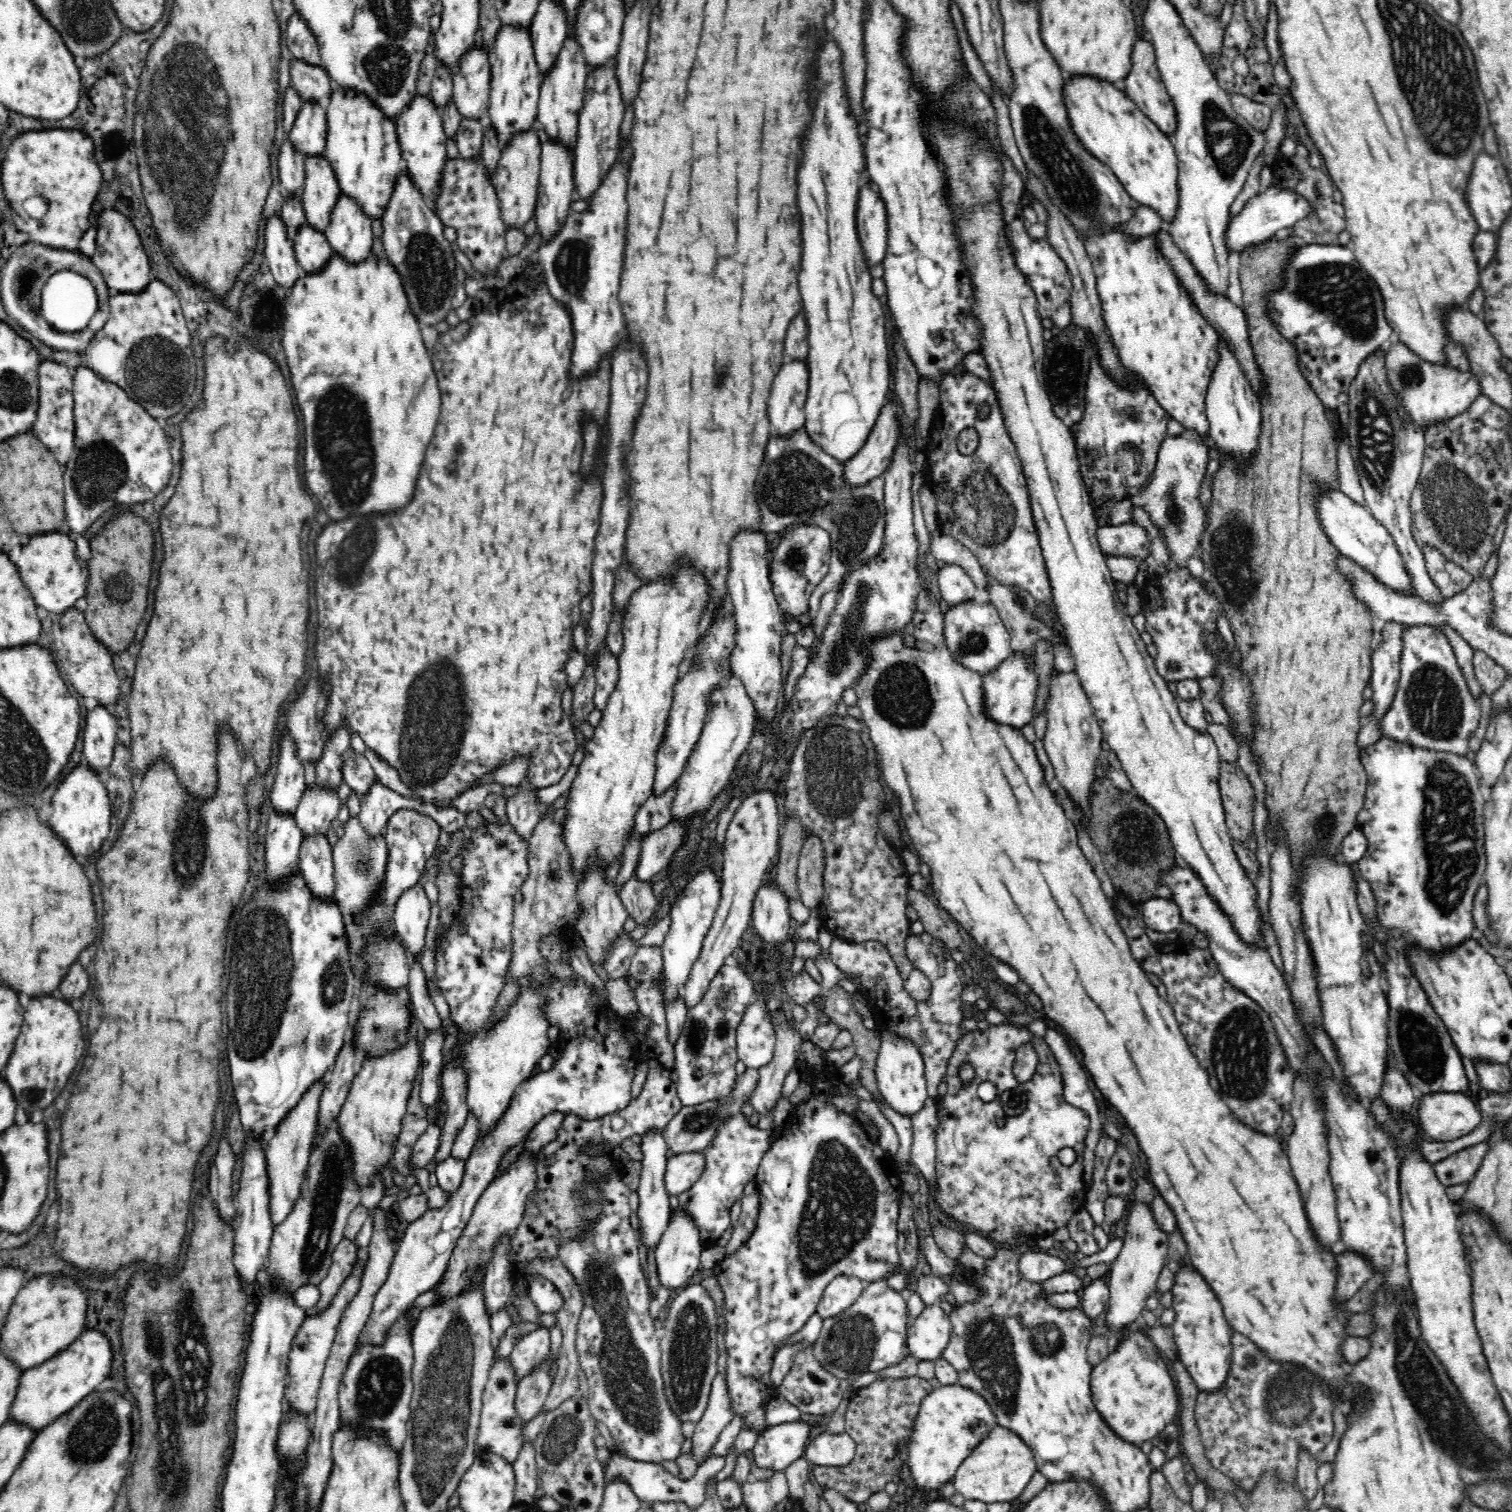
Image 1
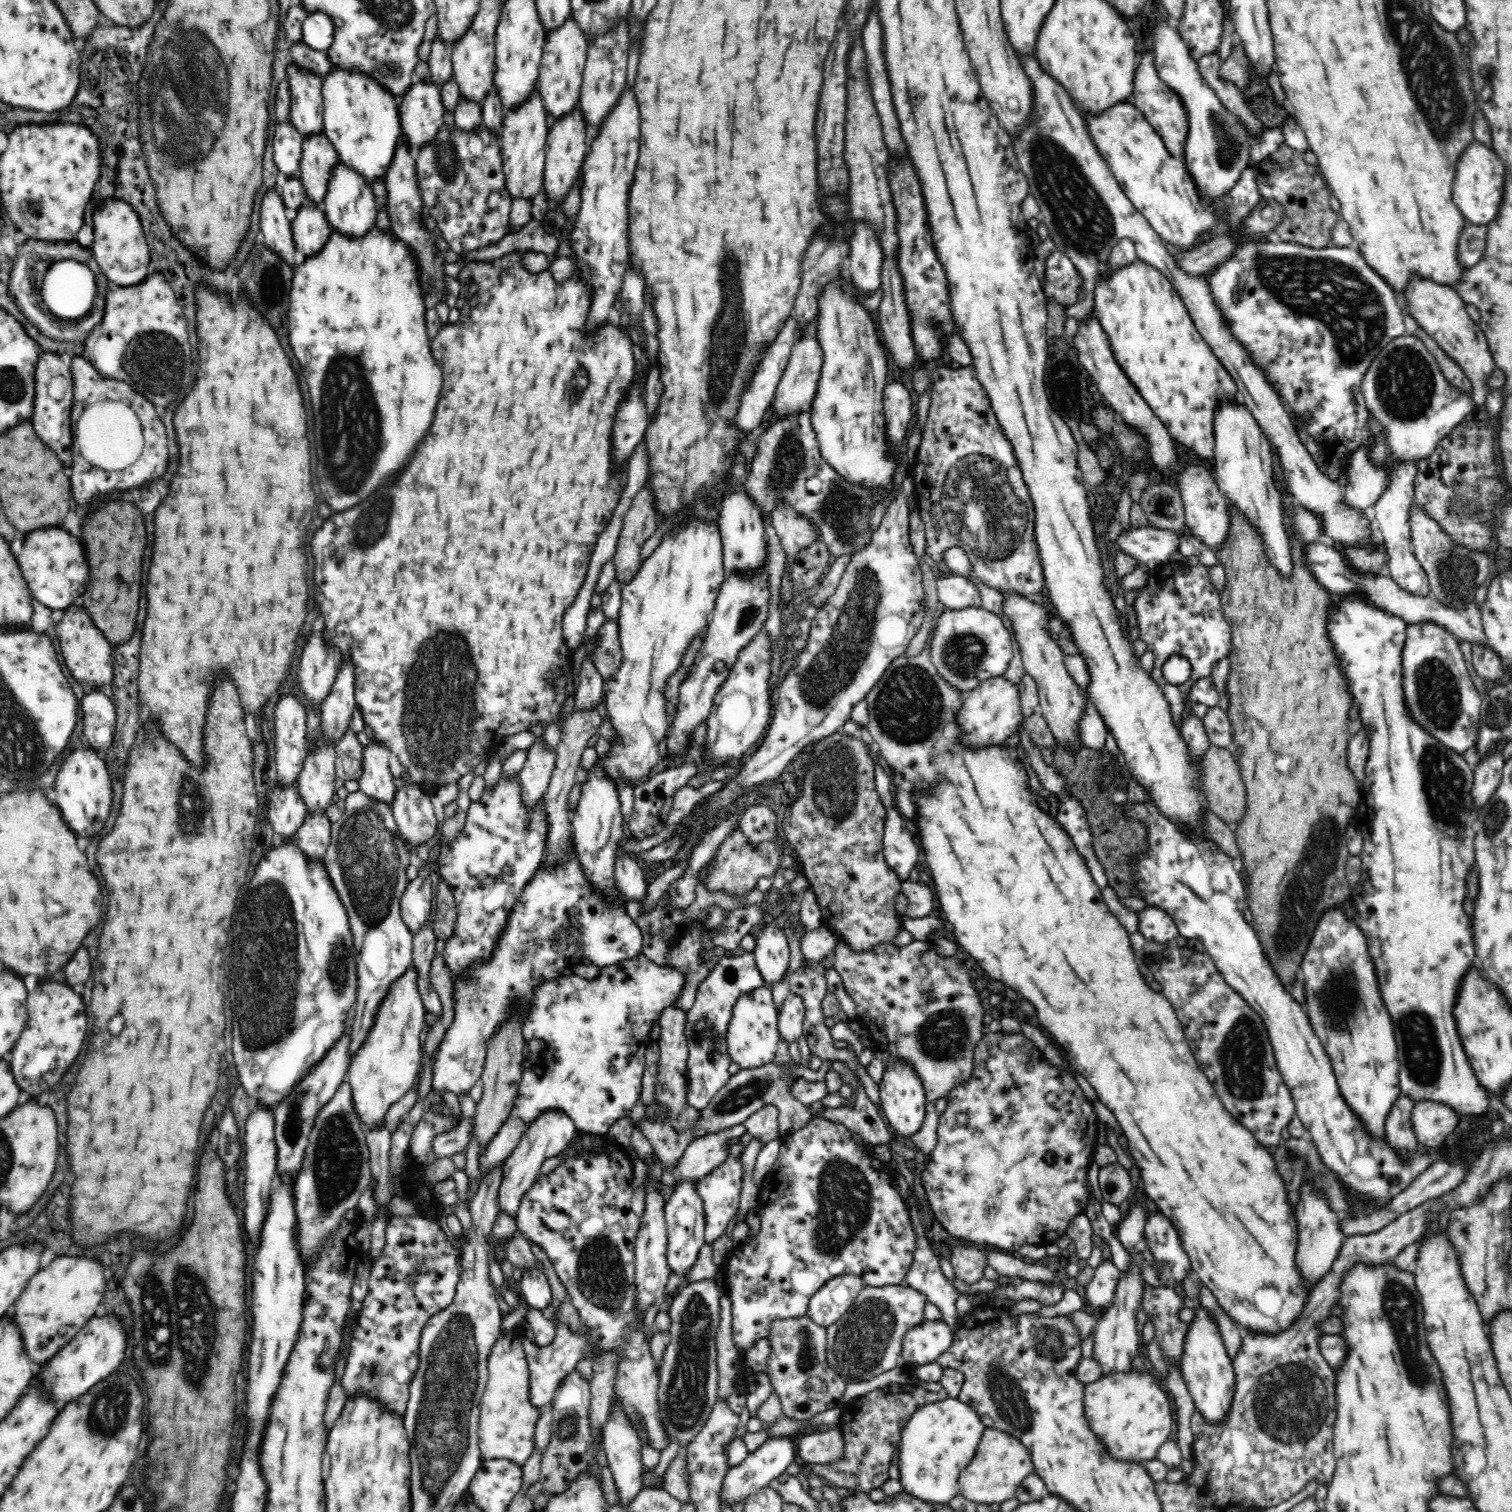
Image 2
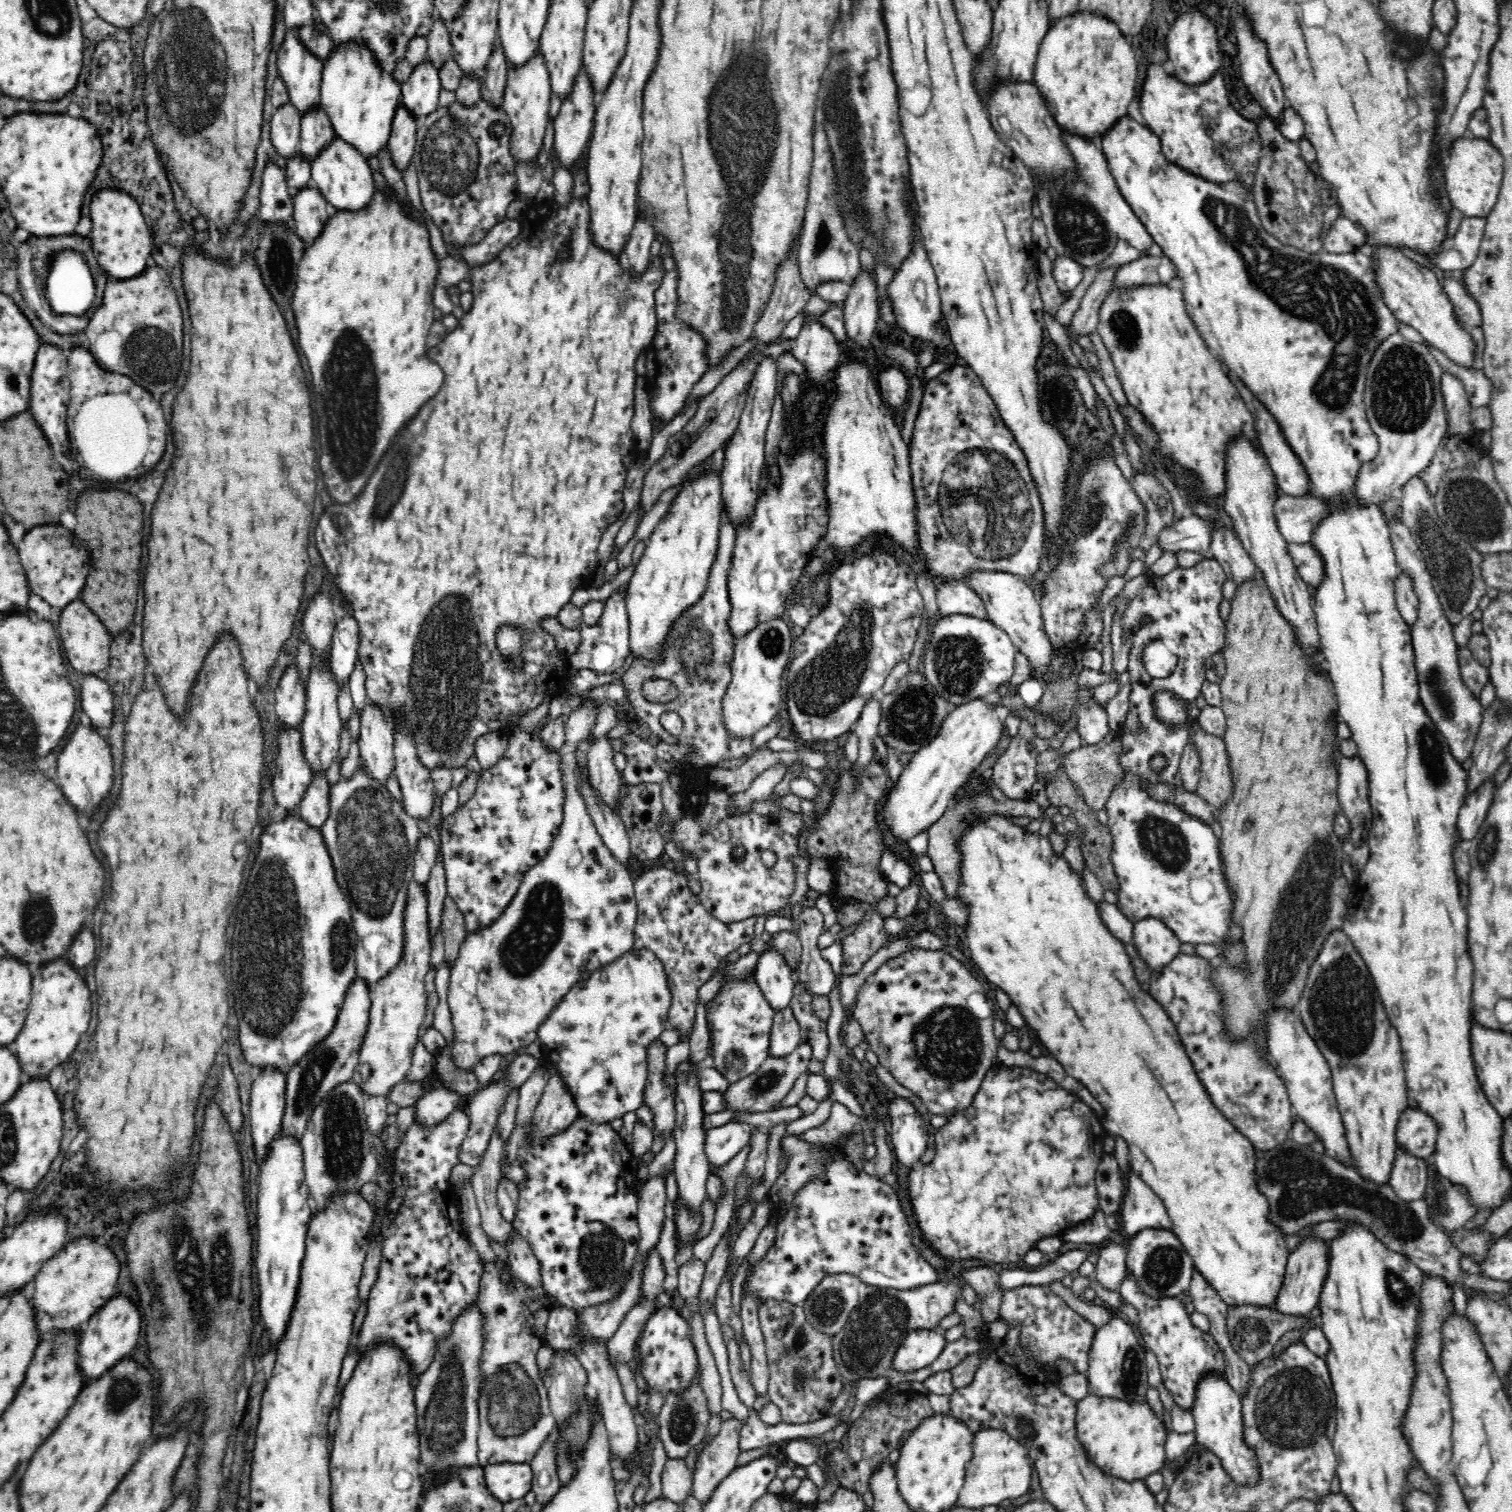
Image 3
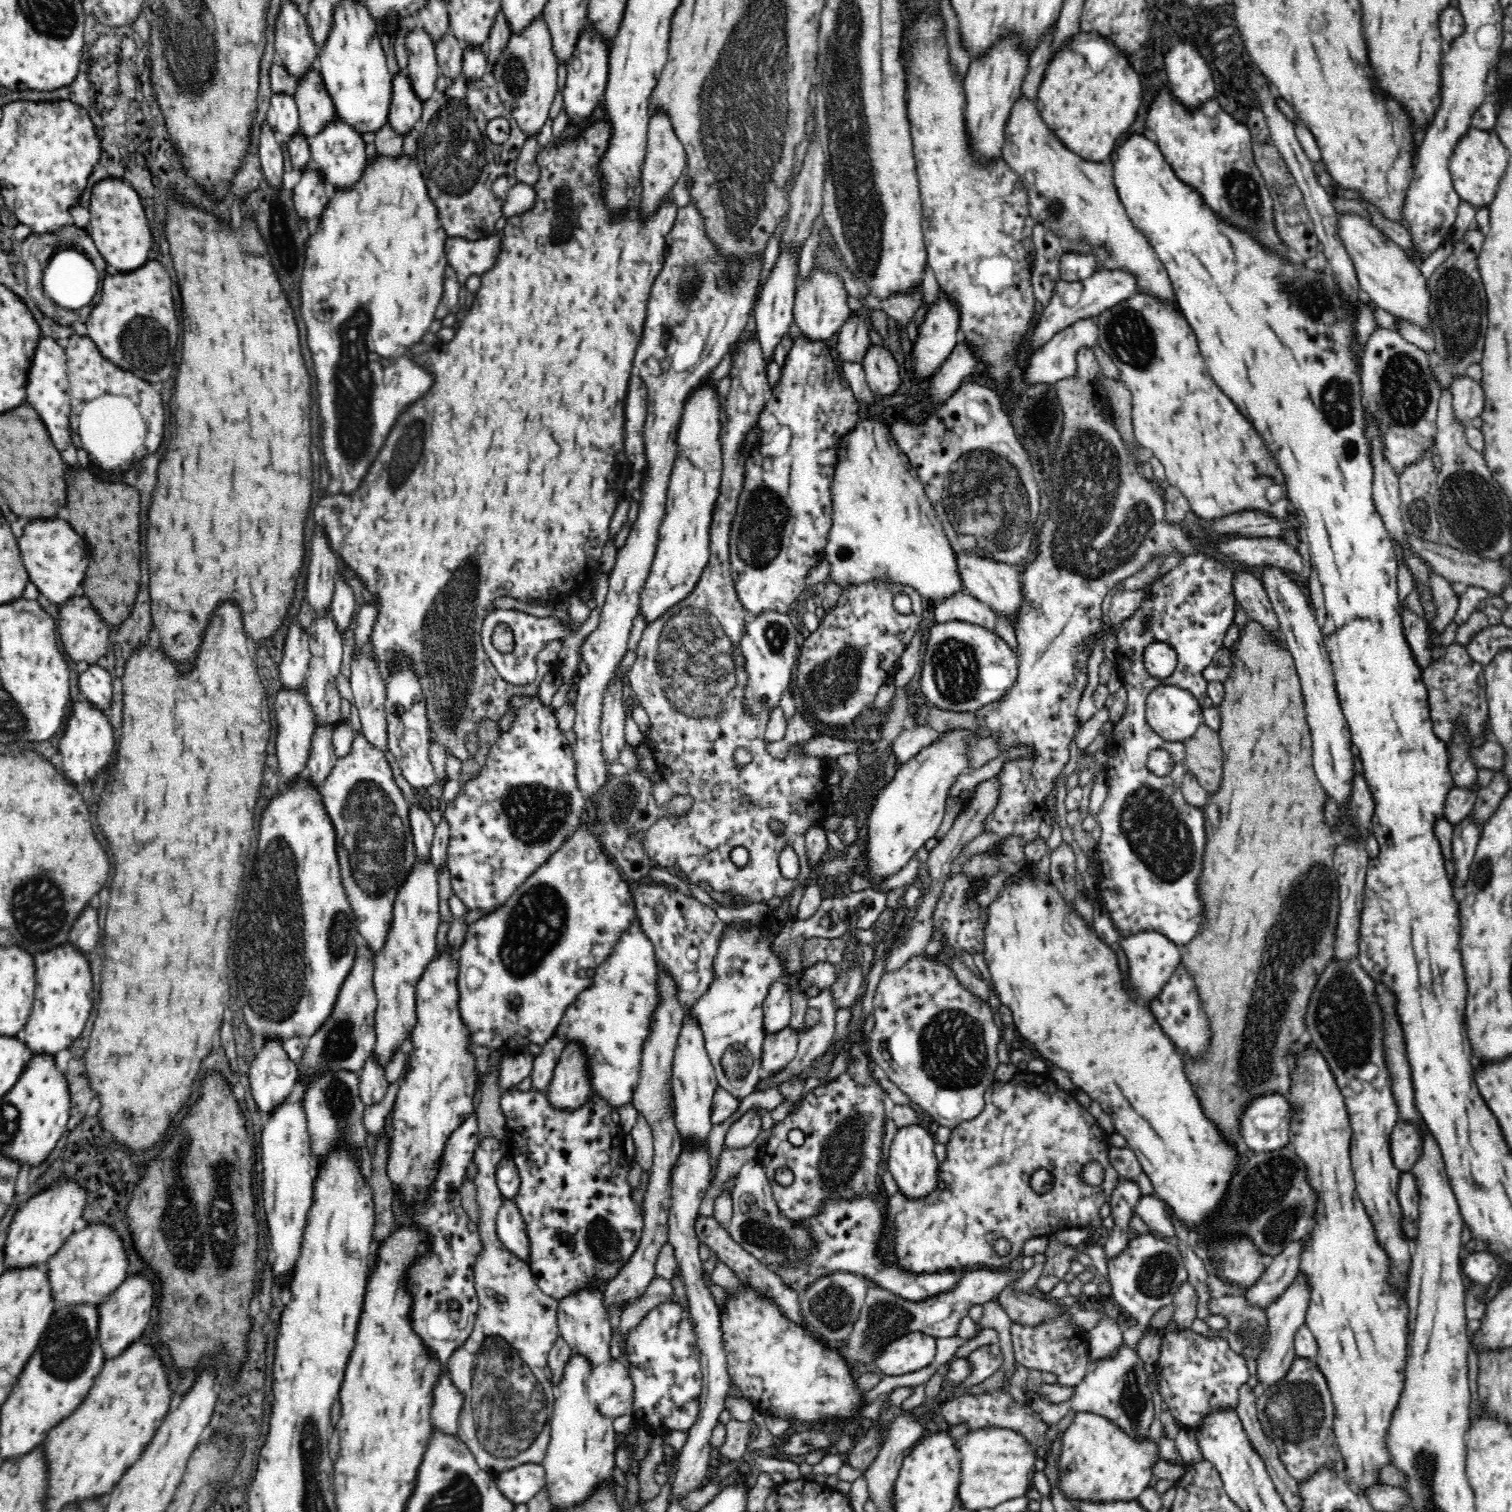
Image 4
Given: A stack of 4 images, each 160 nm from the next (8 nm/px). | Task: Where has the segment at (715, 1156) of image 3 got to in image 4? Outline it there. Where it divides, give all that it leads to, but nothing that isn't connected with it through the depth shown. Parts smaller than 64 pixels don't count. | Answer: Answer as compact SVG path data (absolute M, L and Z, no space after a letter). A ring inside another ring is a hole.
M753 1107L748 1109L738 1120L731 1124L725 1137L725 1146L730 1148L744 1148L750 1146L760 1138L762 1115L764 1108Z

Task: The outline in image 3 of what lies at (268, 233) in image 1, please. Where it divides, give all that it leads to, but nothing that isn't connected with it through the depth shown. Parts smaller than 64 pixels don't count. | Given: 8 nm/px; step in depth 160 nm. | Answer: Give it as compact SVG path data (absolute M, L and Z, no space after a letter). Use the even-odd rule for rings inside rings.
M268 160L261 175L259 215L265 222L286 224L293 220L293 204L285 170L275 161Z

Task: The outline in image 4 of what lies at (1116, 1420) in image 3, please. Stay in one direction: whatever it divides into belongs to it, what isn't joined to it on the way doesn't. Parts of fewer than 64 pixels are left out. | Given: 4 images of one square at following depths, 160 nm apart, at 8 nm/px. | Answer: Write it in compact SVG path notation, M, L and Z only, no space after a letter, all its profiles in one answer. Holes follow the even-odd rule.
M1088 1412L1076 1413L1070 1427L1066 1429L1062 1438L1056 1469L1058 1470L1059 1490L1070 1501L1088 1501L1088 1503L1113 1503L1120 1501L1134 1501L1148 1488L1152 1480L1152 1464L1159 1458L1159 1447L1148 1440L1139 1442L1129 1438L1102 1415Z

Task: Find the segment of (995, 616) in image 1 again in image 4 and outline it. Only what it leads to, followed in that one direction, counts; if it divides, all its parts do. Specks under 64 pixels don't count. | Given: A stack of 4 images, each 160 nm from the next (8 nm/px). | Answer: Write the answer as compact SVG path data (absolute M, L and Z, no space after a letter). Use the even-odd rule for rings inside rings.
M964 621L929 625L919 680L929 706L952 712L975 712L1004 696L1014 686L1017 676L1014 651L994 631Z

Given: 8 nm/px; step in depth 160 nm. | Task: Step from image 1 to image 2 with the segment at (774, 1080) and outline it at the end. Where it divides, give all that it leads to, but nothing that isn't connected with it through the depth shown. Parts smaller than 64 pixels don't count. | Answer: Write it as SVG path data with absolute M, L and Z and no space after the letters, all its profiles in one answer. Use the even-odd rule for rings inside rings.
M766 1105L743 1122L752 1140L756 1139L760 1143L760 1148L766 1146L771 1140L781 1138L778 1112L774 1105Z

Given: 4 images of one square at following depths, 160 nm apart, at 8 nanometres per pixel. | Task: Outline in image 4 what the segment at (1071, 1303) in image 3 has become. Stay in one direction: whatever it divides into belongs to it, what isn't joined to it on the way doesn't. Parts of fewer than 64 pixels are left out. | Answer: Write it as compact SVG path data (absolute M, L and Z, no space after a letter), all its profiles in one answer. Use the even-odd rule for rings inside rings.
M1110 1319L1102 1321L1088 1333L1089 1362L1113 1357L1122 1345L1124 1345L1122 1329Z

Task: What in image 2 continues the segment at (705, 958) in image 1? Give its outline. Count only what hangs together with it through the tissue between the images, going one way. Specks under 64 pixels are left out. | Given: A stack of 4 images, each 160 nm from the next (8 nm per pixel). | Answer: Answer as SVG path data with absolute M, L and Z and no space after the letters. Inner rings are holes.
M753 805L739 818L739 829L753 842L774 840L777 836L776 814L768 806Z

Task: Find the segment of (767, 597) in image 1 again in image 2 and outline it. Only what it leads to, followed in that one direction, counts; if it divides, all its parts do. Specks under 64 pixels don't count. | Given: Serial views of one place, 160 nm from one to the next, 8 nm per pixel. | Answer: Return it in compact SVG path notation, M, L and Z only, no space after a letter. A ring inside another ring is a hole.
M734 490L725 494L720 502L720 515L717 520L721 532L723 546L723 569L725 574L730 572L744 572L762 566L768 543L764 538L764 524L761 511L757 508L754 499L748 495L748 491Z

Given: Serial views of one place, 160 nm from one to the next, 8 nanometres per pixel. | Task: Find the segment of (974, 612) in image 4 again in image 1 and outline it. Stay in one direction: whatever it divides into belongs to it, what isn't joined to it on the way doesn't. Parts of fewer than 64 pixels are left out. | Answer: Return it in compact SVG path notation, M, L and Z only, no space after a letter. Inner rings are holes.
M945 564L938 572L937 581L944 602L957 605L974 601L977 587L960 567Z

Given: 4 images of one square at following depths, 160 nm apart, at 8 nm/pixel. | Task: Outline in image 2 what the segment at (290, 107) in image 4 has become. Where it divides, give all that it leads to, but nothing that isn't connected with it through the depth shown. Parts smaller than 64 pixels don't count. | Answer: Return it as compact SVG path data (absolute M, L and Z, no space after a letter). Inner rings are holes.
M290 120L276 122L272 148L279 172L288 177L298 178L303 140L303 134L298 132Z

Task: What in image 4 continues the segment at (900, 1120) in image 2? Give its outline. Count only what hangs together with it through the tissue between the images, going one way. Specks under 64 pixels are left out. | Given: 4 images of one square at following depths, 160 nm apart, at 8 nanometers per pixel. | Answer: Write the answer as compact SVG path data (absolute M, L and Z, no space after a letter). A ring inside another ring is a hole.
M912 1125L899 1128L888 1150L887 1168L896 1182L898 1191L910 1199L928 1196L939 1183L939 1164L934 1154L934 1139L924 1126Z

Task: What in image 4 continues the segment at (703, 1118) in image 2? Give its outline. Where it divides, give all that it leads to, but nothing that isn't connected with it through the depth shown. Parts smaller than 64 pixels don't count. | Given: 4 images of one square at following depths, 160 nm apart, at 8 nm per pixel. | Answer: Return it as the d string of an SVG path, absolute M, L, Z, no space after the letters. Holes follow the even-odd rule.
M828 986L828 988L821 989L820 994L814 998L809 998L808 1007L819 1011L818 1024L799 1034L794 1060L790 1061L782 1072L778 1072L774 1076L763 1076L762 1082L759 1083L761 1091L766 1088L777 1088L778 1084L798 1076L804 1069L811 1066L811 1062L829 1049L835 1035L835 1016L838 1010L833 996L834 992L831 990L831 986Z

